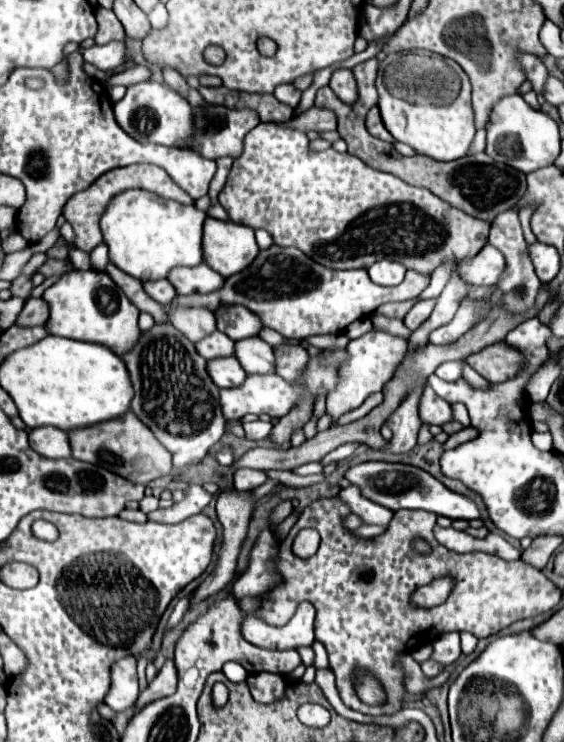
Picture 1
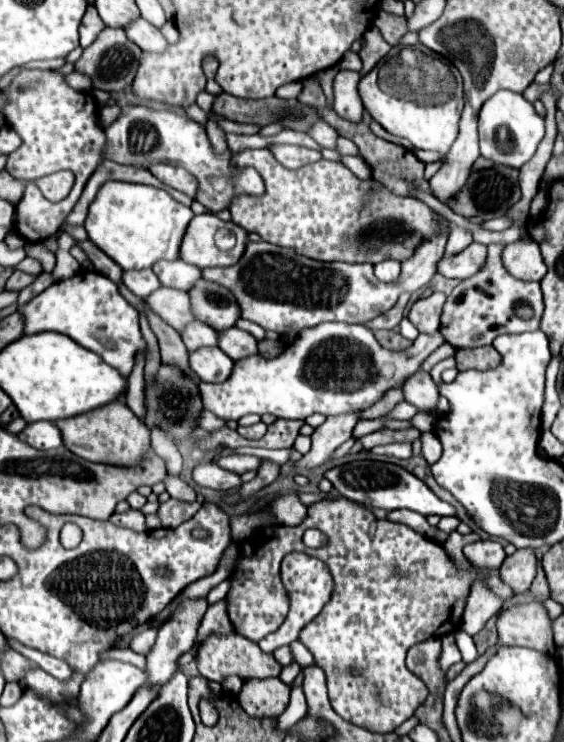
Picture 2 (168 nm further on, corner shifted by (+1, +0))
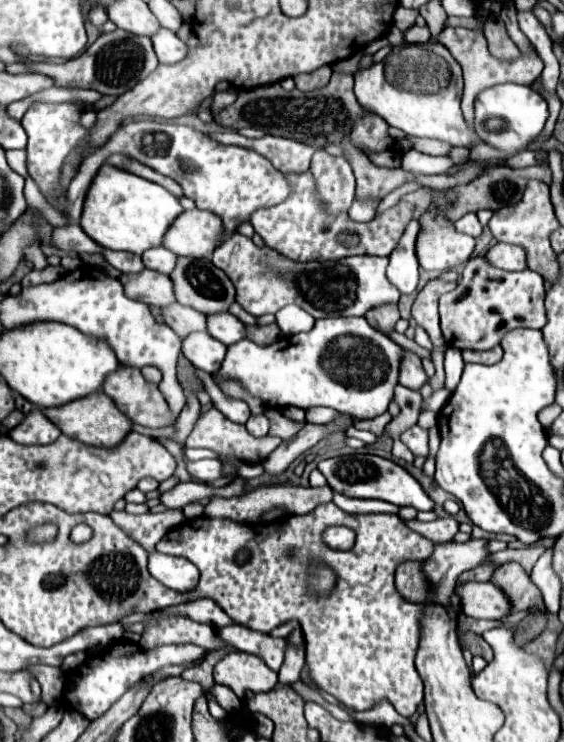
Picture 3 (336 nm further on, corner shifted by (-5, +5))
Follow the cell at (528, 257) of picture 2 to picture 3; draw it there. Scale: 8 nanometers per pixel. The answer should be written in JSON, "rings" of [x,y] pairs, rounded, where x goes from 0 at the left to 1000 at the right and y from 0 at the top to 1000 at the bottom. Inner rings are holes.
{"rings":[[[881,327],[874,330],[863,341],[860,349],[867,357],[892,363],[892,365],[920,365],[920,363],[934,363],[934,352],[927,346],[927,336],[913,333],[913,330],[899,330],[899,327]]]}

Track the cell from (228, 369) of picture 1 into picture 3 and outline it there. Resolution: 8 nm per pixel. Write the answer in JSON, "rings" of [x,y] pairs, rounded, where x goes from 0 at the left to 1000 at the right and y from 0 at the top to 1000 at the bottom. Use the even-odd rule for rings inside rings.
{"rings":[[[346,446],[346,449],[335,449],[328,457],[324,457],[324,478],[353,497],[367,500],[367,503],[378,503],[392,495],[395,489],[395,481],[399,481],[399,473],[402,468],[378,457],[371,449],[363,446]]]}

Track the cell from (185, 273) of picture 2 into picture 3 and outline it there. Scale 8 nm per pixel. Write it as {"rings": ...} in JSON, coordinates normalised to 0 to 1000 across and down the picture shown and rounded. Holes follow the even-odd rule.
{"rings":[[[268,333],[250,344],[250,349],[261,363],[271,363],[271,365],[282,365],[293,371],[303,368],[303,363],[310,360],[310,352],[314,352],[310,341],[303,341],[293,333]]]}

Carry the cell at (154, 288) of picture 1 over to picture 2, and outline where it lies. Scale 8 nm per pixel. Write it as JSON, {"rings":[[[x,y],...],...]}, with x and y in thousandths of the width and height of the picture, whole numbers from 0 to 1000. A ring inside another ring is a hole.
{"rings":[[[232,364],[218,367],[218,383],[250,404],[257,404],[264,396],[271,396],[278,388],[285,388],[285,380],[271,364]]]}

